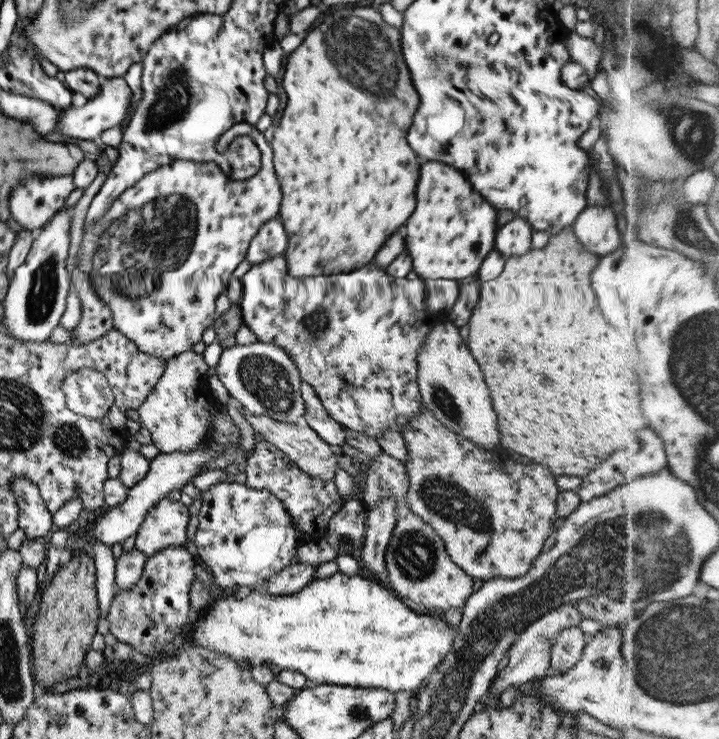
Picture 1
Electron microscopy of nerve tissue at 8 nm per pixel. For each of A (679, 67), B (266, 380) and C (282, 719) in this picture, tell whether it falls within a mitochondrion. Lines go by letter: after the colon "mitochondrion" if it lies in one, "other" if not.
A: other
B: mitochondrion
C: other

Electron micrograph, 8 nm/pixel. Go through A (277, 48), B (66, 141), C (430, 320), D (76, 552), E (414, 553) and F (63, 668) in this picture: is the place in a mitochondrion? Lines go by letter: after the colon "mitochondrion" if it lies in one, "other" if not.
A: other
B: other
C: other
D: other
E: mitochondrion
F: other

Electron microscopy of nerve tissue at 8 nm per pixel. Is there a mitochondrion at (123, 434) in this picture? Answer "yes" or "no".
no

